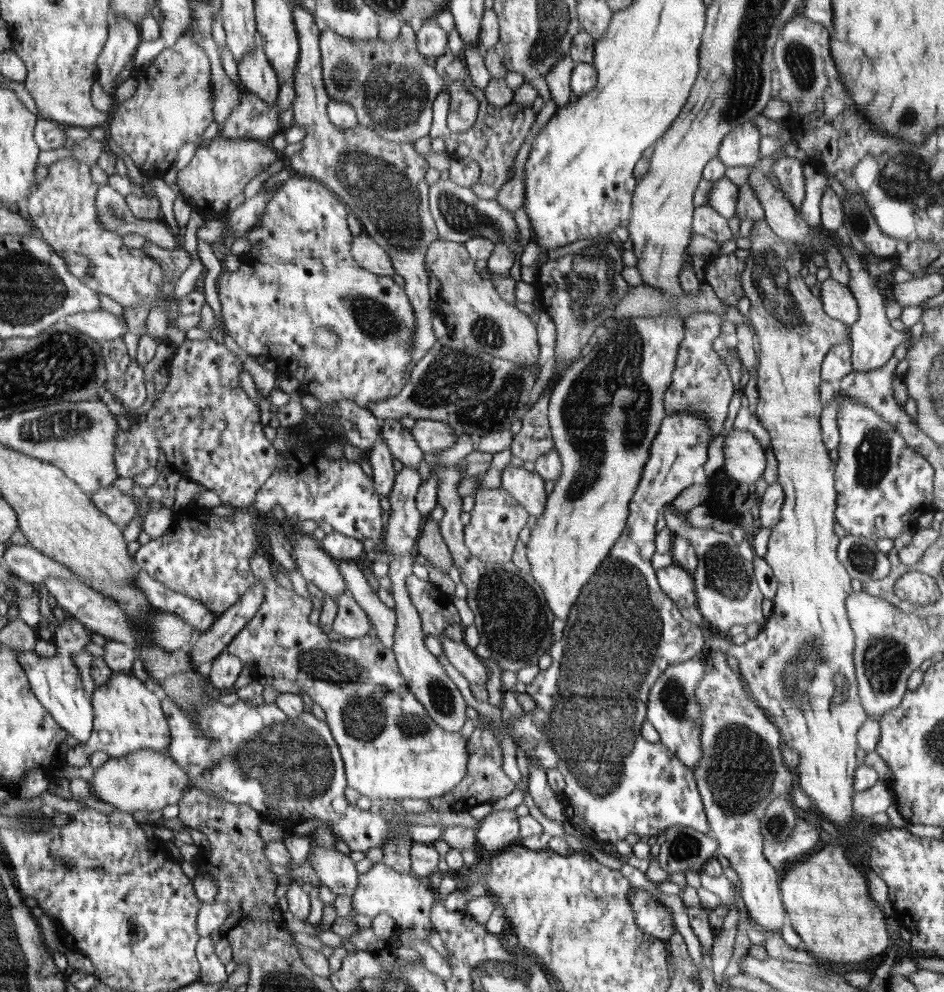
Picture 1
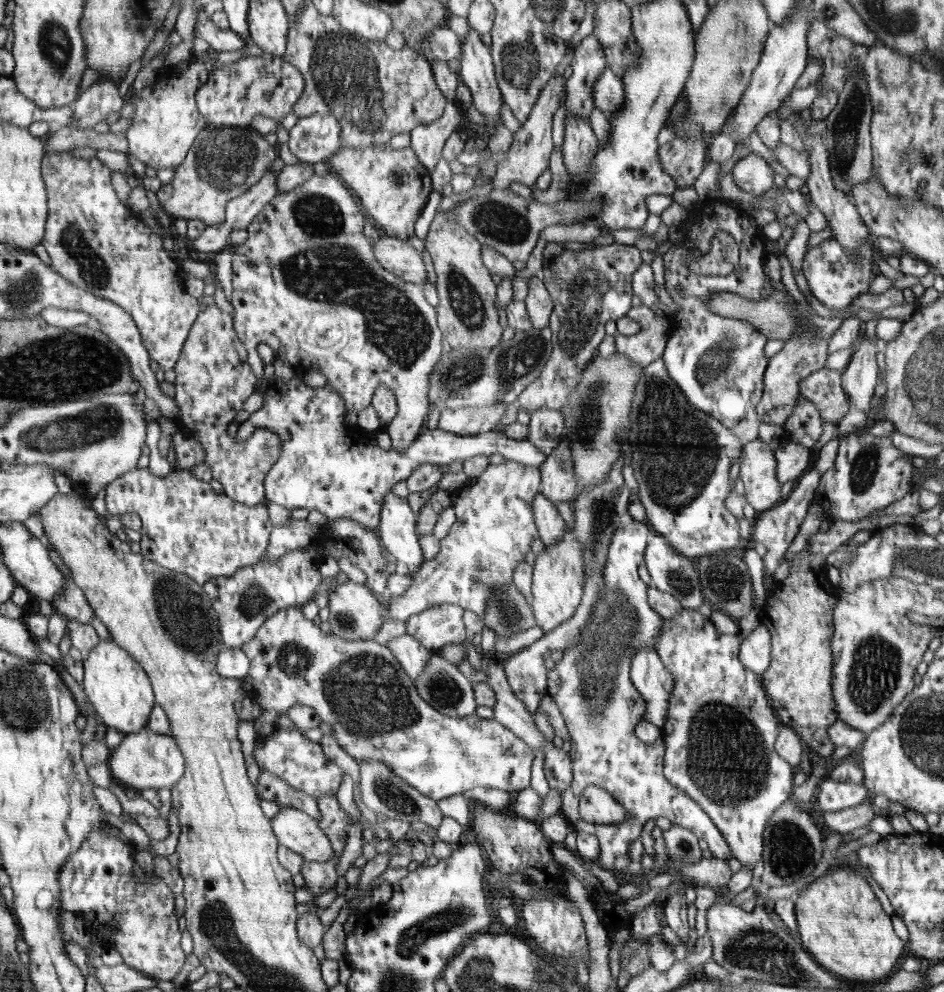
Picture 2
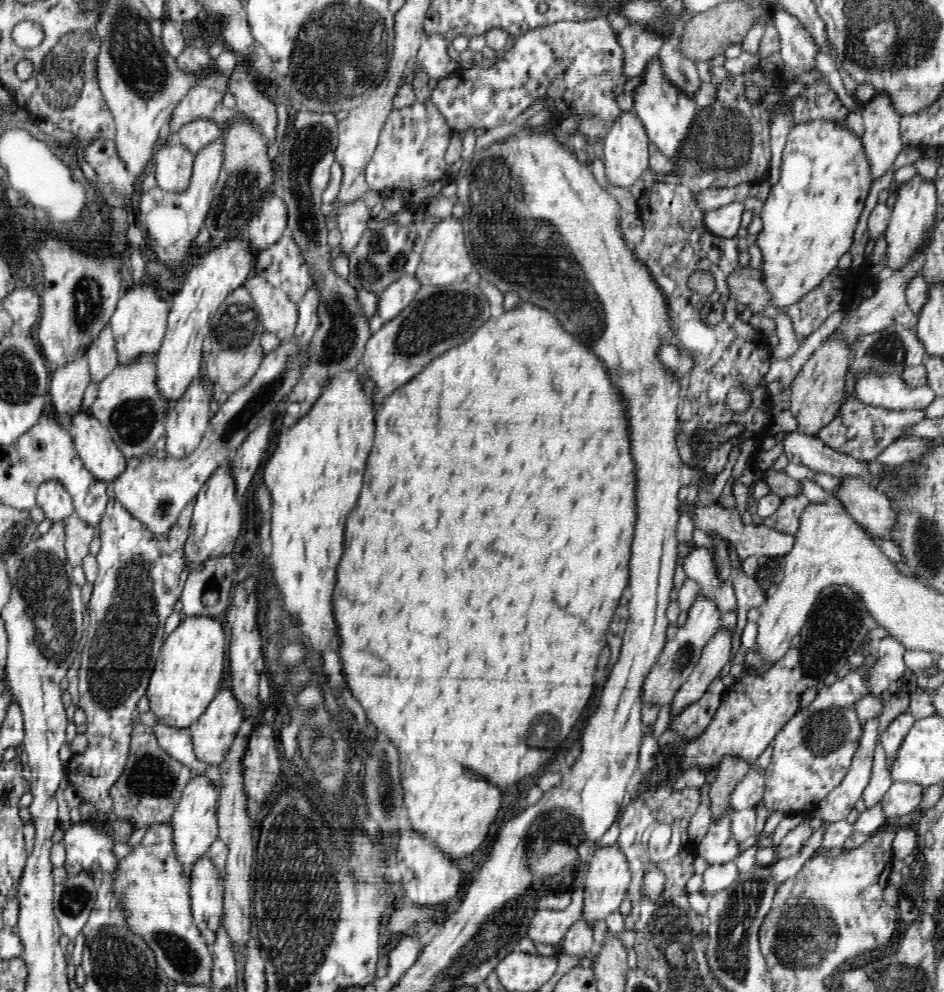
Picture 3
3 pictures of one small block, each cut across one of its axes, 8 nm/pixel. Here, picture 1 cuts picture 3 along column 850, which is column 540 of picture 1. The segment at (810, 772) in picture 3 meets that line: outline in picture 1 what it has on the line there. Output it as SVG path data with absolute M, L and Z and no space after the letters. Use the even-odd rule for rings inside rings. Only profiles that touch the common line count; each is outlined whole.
M678 411L677 413L670 413L666 415L661 422L661 428L657 432L656 440L654 440L649 450L649 460L645 462L644 472L641 476L641 482L637 486L636 492L633 494L633 500L629 502L629 518L626 521L625 530L622 535L618 537L618 541L614 547L611 548L609 556L605 558L603 563L594 573L594 578L590 578L590 586L586 586L586 590L582 590L582 595L577 599L576 604L569 613L569 618L566 621L564 628L564 635L559 641L550 647L550 656L552 656L552 663L545 670L540 672L532 685L526 686L529 690L530 698L533 698L538 704L538 710L535 712L525 712L525 716L515 718L503 717L503 726L501 729L506 731L514 742L520 744L520 748L524 750L528 758L529 764L536 763L542 765L545 770L557 768L565 780L566 786L563 791L562 802L565 806L564 814L566 815L565 822L576 824L584 829L589 834L592 840L599 843L610 842L616 845L620 840L624 840L629 834L636 834L639 836L658 837L670 826L681 825L692 828L696 831L702 832L704 835L708 833L708 815L705 813L704 803L701 799L701 793L697 789L697 781L693 777L693 772L689 766L686 766L673 752L662 744L653 744L644 740L641 733L641 726L647 720L646 713L648 712L648 703L650 698L650 690L653 689L654 682L656 682L661 674L670 665L677 665L684 661L689 661L696 657L702 650L704 644L704 636L702 630L698 625L692 624L688 620L682 618L680 609L677 604L661 590L656 582L656 574L653 568L654 537L656 533L656 522L660 516L660 508L664 505L671 506L672 501L680 494L680 492L687 492L688 488L693 484L692 476L694 471L703 466L708 459L708 447L710 444L711 434L713 428L709 427L709 422L700 415L692 411Z

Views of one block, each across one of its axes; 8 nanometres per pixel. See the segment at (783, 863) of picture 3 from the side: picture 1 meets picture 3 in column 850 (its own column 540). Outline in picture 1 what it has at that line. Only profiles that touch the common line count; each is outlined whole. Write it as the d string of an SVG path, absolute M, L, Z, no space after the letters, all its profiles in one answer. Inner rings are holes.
M530 763L528 770L530 770L530 776L527 788L535 805L550 820L562 825L566 820L565 806L556 798L555 792L550 788L547 781L547 771L542 765L536 763Z

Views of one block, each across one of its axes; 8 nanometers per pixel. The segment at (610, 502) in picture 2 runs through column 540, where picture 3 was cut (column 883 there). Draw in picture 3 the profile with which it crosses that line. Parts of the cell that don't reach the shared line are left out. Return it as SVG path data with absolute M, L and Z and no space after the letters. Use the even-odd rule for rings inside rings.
M888 635L880 640L877 644L878 660L874 666L869 666L867 676L867 688L871 691L870 696L880 698L883 702L888 702L890 698L899 692L902 688L903 674L906 672L903 656L905 646L894 637Z

